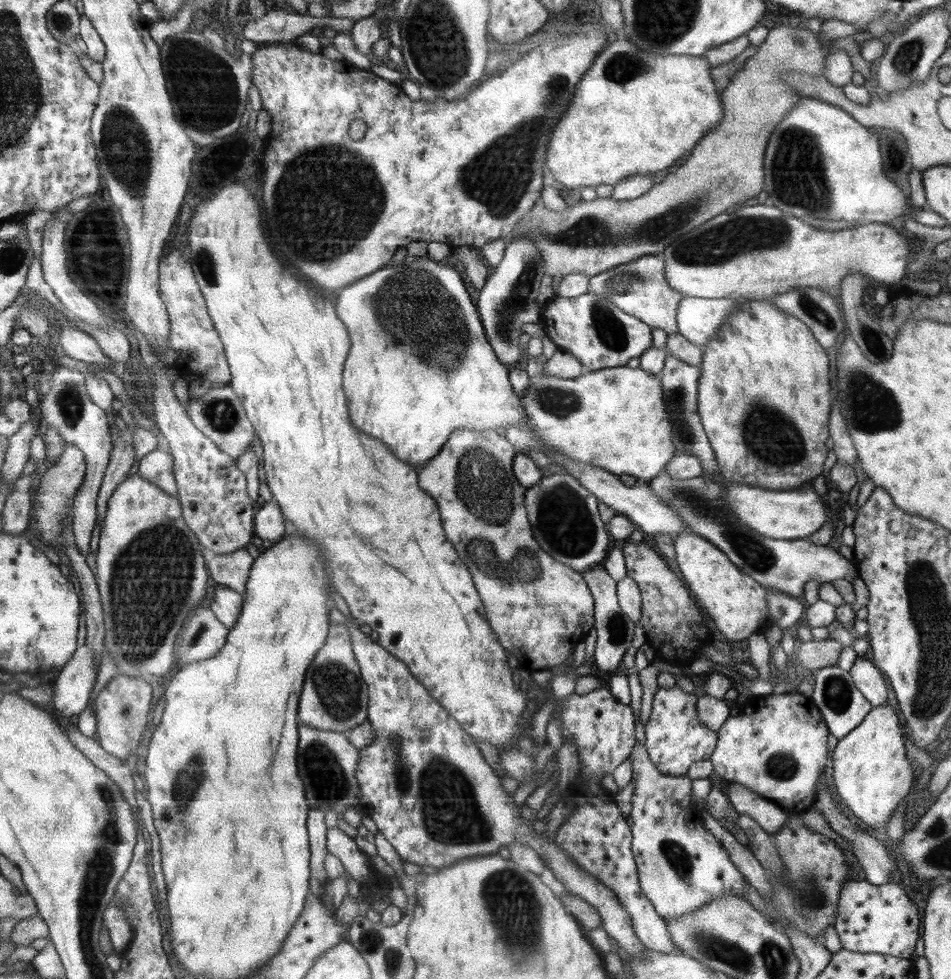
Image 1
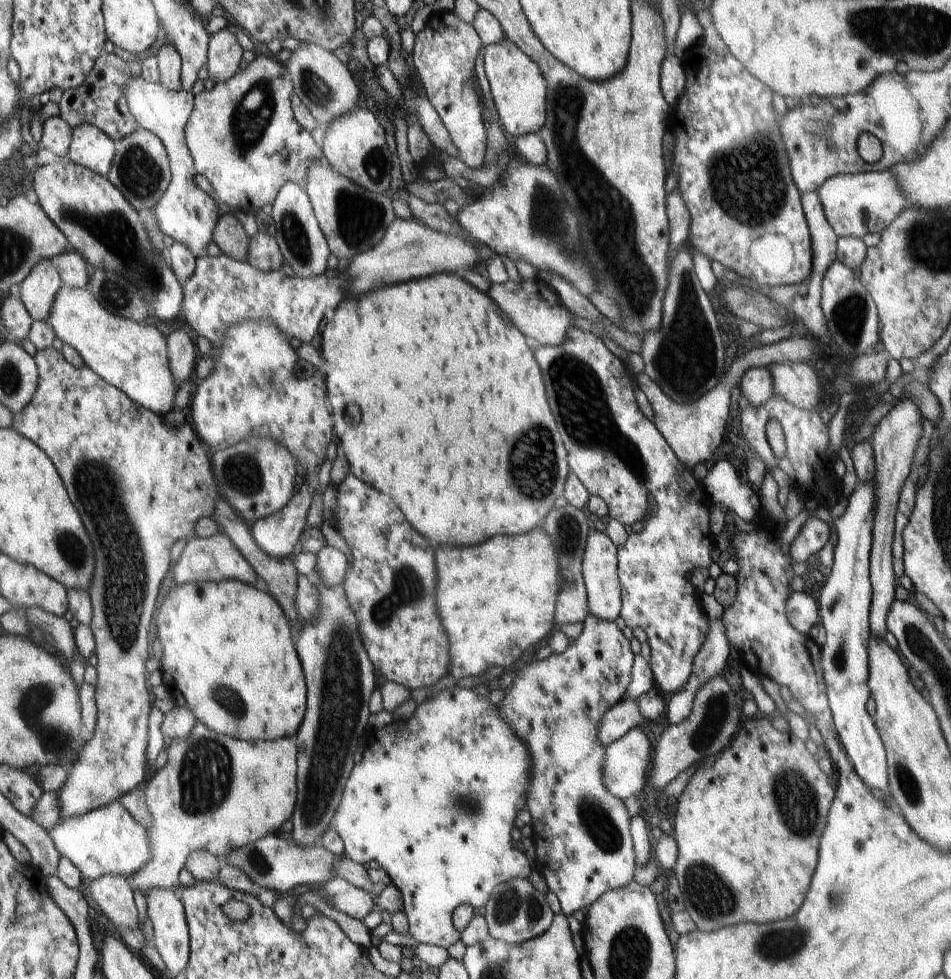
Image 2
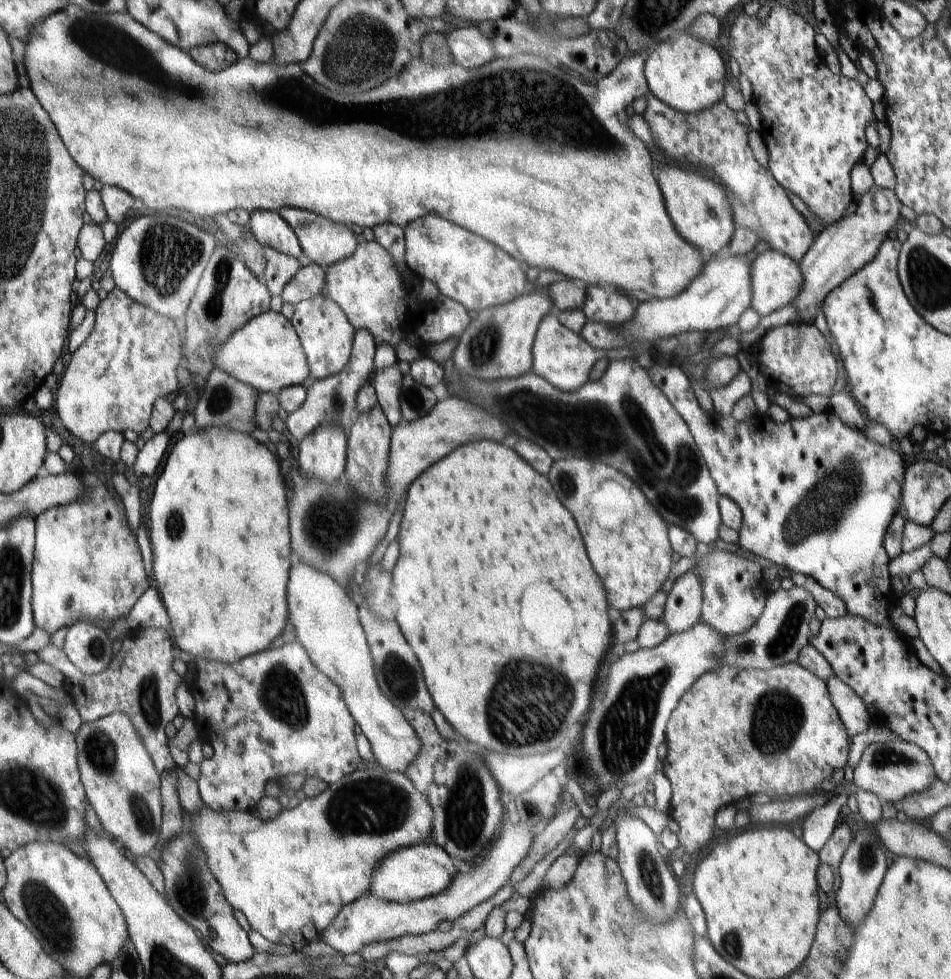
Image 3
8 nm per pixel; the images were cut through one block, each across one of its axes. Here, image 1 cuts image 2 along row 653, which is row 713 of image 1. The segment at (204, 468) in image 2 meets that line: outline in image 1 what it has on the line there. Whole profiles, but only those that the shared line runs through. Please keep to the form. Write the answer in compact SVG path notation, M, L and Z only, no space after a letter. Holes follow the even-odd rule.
M116 675L100 690L95 699L94 711L97 718L96 739L108 754L121 761L134 754L146 730L148 712L152 708L152 684L144 682L143 677Z

